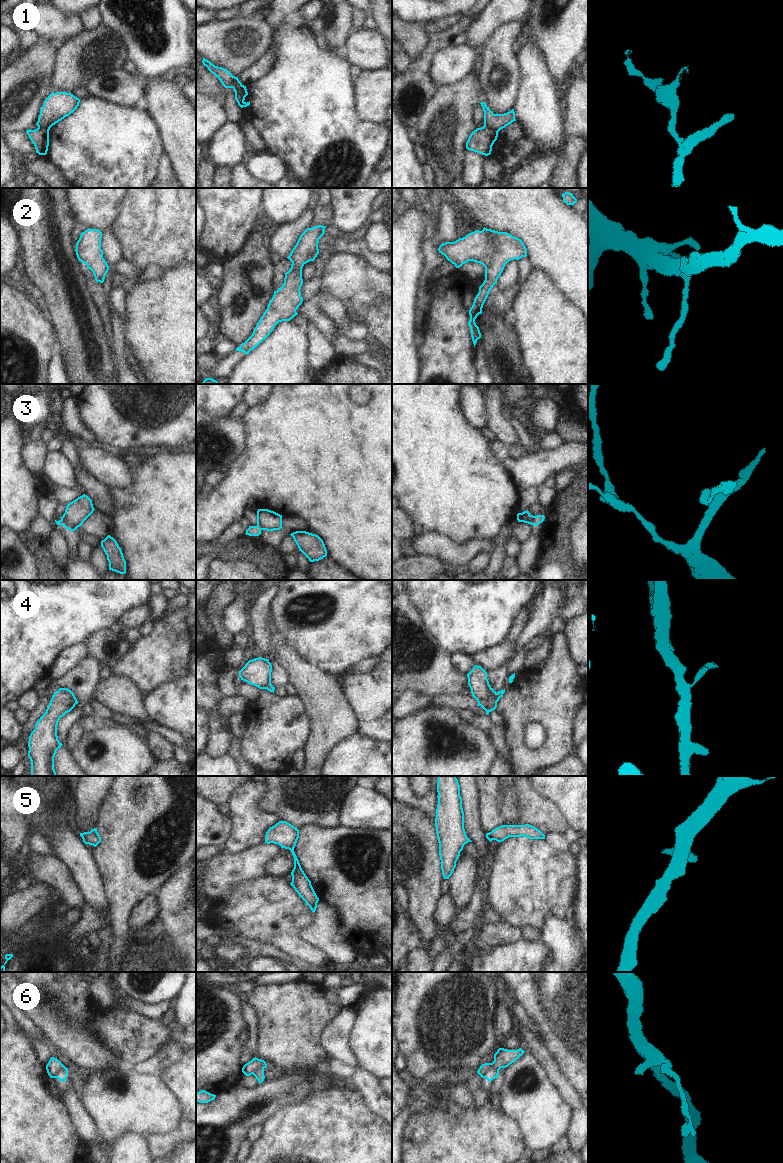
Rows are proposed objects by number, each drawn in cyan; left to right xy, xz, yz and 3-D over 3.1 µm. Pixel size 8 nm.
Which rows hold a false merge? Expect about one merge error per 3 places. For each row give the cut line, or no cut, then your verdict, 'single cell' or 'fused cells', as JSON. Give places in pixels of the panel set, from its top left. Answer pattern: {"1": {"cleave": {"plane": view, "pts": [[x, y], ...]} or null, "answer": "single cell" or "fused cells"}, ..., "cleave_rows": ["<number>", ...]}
{"1": {"cleave": {"plane": "yz", "pts": [[484, 125], [492, 128], [497, 133]]}, "answer": "fused cells"}, "2": {"cleave": null, "answer": "single cell"}, "3": {"cleave": {"plane": "yz", "pts": [[535, 516], [532, 524]]}, "answer": "fused cells"}, "4": {"cleave": {"plane": "yz", "pts": [[495, 693], [497, 701]]}, "answer": "fused cells"}, "5": {"cleave": null, "answer": "single cell"}, "6": {"cleave": {"plane": "yz", "pts": [[491, 1063], [485, 1077]]}, "answer": "fused cells"}, "cleave_rows": ["1", "3", "4", "6"]}

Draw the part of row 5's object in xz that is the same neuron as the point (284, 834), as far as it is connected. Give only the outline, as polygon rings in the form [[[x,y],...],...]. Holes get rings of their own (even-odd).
[[[281,820],[268,829],[265,835],[265,843],[278,844],[281,848],[289,849],[291,851],[294,857],[294,868],[291,872],[292,882],[290,884],[314,913],[319,898],[311,885],[311,881],[302,870],[294,852],[298,838],[299,830],[290,823]]]

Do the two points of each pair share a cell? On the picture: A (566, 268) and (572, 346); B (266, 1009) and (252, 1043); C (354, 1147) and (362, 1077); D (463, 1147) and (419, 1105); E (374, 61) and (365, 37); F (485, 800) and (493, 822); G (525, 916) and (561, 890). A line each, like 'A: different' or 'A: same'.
A: different
B: different
C: different
D: different
E: same
F: same
G: same

